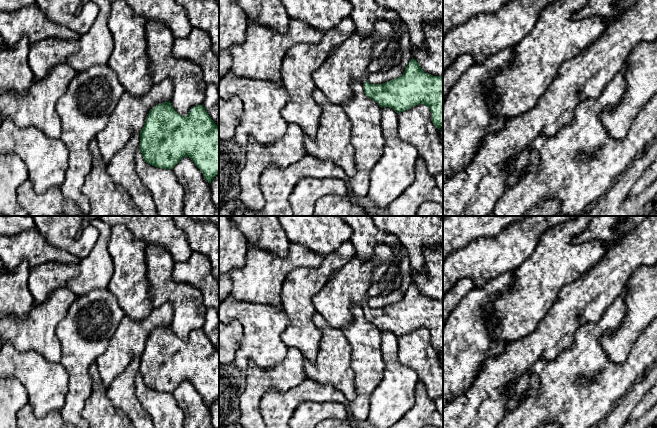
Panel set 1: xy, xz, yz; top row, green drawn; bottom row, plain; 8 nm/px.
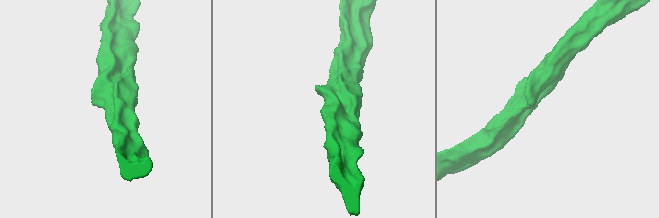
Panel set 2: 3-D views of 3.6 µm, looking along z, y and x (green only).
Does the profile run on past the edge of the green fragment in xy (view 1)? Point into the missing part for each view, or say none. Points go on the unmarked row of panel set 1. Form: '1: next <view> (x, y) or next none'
1: next none

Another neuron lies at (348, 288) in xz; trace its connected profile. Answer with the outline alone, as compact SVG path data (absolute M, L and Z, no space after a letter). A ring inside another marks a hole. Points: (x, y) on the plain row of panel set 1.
M378 244L374 255L367 262L354 256L327 284L313 296L318 313L333 328L341 329L352 321L351 307L361 306L371 286L373 270L385 262L399 261L402 277L400 288L406 291L412 283L412 270L407 250L401 246L395 250L386 244Z

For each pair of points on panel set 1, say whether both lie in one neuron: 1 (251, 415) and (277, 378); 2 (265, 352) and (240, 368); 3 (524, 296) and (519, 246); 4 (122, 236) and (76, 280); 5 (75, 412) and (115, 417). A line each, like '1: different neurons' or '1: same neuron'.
1: same neuron
2: same neuron
3: different neurons
4: different neurons
5: different neurons

